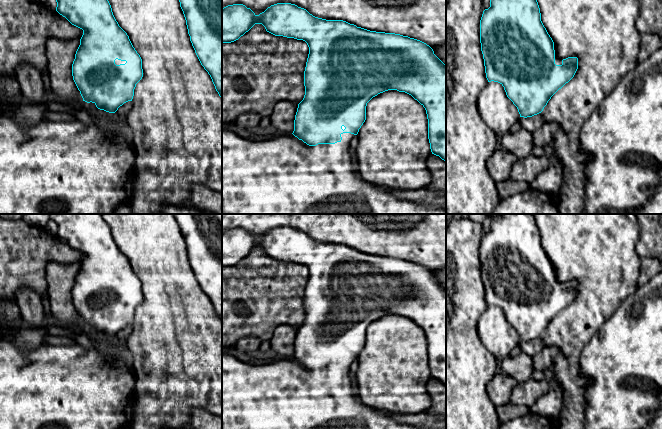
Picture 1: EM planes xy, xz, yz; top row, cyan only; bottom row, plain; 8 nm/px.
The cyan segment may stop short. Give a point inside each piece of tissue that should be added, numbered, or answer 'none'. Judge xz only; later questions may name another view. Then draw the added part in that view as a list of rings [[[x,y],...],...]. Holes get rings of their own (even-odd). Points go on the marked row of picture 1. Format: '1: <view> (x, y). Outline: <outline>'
1: xz (284, 175). Outline: [[[222,129],[222,214],[446,214],[446,209],[425,206],[396,198],[388,188],[364,180],[359,174],[354,155],[350,149],[354,134],[341,134],[342,140],[335,144],[318,144],[309,146],[293,134],[282,134],[272,140],[250,141],[233,131]]]

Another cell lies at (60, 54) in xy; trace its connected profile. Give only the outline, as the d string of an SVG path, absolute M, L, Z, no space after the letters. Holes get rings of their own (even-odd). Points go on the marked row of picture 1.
M50 37L46 43L47 70L51 90L69 104L73 99L83 100L72 76L72 64L80 39L60 40Z

